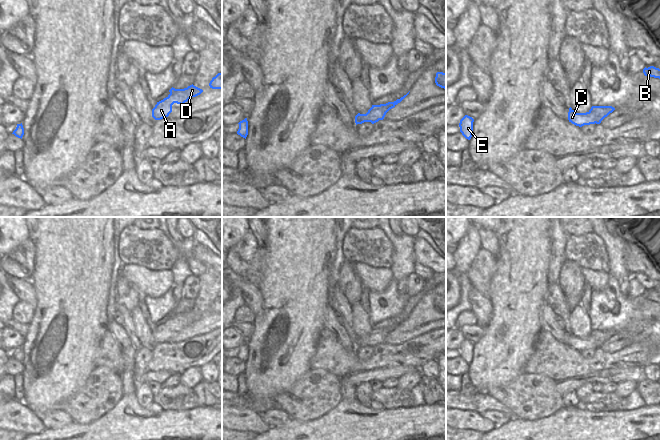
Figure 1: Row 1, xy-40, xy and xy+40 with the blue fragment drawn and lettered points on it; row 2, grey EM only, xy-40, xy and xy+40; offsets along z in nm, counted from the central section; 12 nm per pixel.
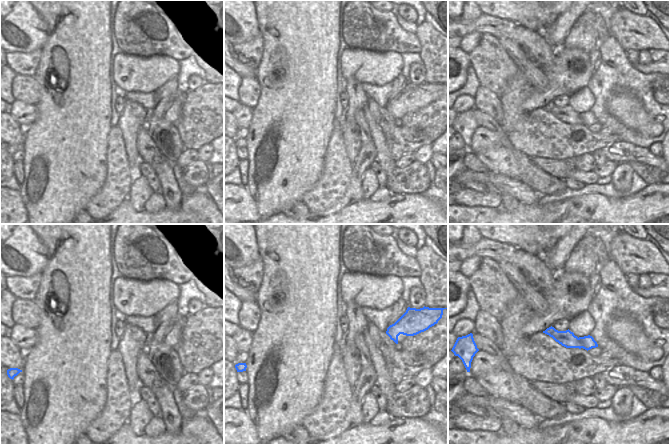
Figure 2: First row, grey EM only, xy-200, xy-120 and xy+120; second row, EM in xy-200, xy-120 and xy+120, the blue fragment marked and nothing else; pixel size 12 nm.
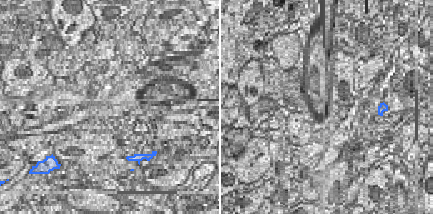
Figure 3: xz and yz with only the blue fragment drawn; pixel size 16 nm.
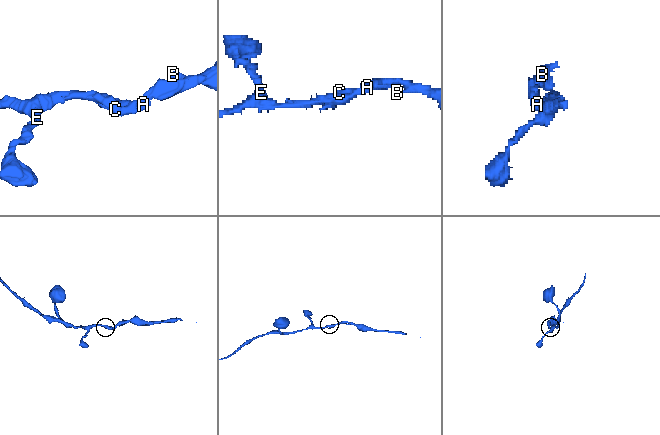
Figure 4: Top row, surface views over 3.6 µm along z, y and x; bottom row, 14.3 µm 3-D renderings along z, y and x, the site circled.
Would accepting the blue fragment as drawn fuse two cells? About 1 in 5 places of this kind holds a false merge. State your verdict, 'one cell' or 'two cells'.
one cell

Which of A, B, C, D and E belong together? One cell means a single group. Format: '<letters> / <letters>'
A B C D E

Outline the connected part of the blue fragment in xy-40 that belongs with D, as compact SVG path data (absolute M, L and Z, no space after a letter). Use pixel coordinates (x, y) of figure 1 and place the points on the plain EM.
M192 308L184 313L175 313L172 311L169 316L170 318L163 324L157 326L152 333L152 341L155 344L168 341L172 336L172 329L174 327L183 329L185 326L189 325L190 322L200 319L203 314Z

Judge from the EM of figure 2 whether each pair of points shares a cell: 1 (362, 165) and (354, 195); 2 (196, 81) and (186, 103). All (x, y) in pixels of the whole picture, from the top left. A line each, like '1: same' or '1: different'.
1: same
2: different

